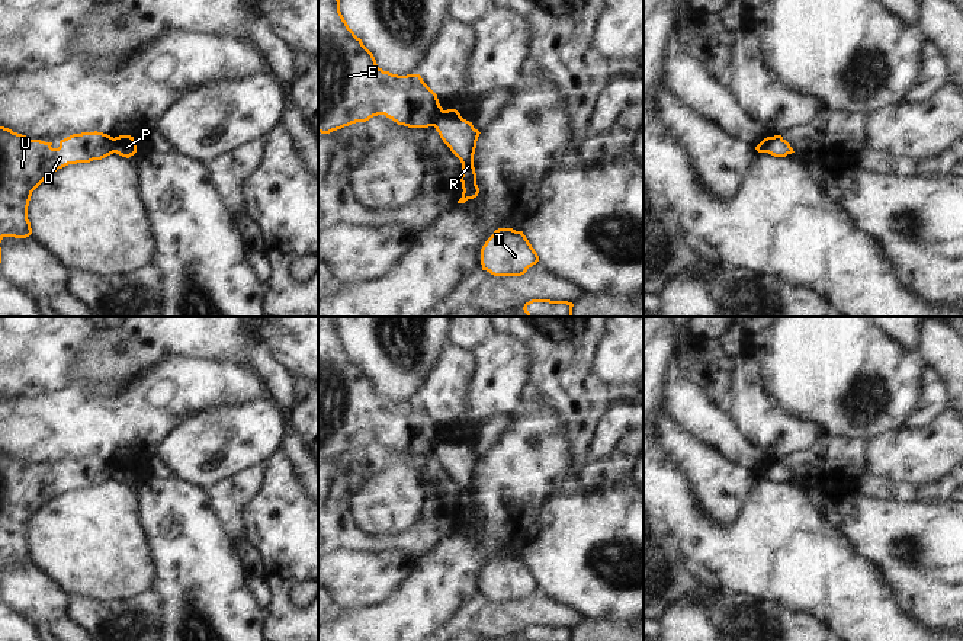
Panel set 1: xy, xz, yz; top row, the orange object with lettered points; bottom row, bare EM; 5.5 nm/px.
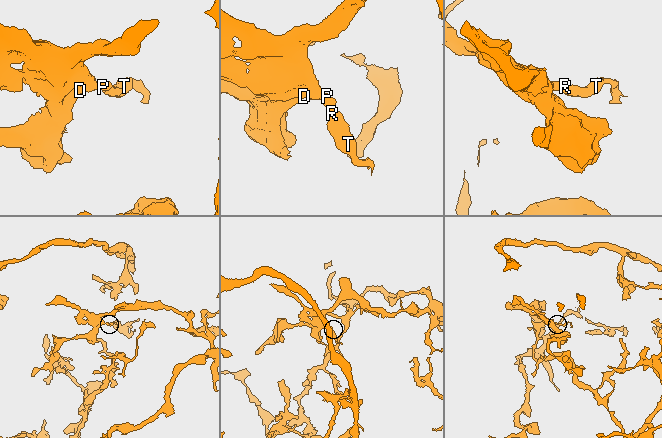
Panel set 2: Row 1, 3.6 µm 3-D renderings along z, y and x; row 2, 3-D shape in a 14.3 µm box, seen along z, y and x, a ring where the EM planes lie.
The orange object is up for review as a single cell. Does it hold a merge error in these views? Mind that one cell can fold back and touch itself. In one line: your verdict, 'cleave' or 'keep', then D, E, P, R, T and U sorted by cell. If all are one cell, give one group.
cleave | D E U / P R T

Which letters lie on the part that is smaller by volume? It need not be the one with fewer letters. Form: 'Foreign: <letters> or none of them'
Foreign: P, R, T

